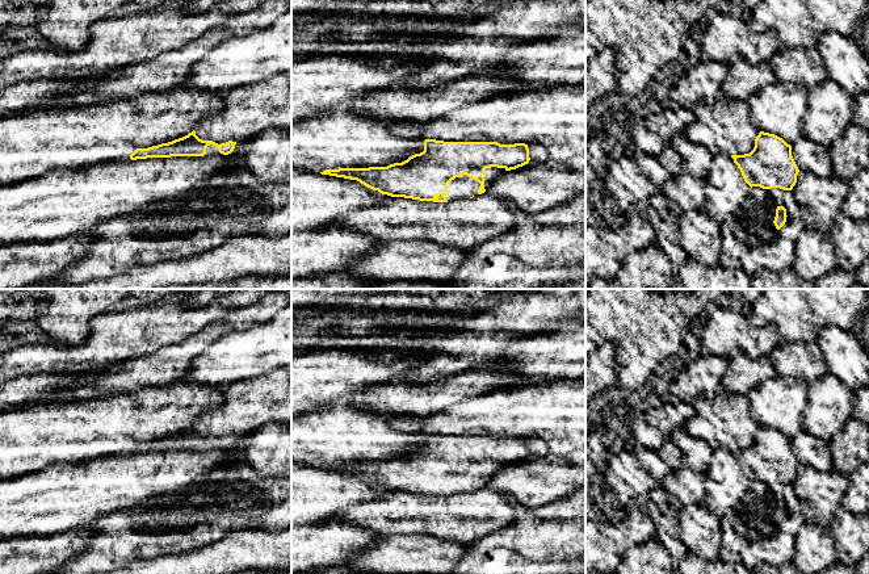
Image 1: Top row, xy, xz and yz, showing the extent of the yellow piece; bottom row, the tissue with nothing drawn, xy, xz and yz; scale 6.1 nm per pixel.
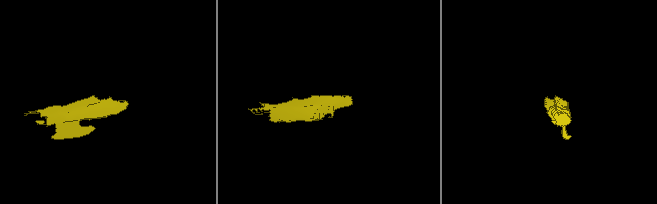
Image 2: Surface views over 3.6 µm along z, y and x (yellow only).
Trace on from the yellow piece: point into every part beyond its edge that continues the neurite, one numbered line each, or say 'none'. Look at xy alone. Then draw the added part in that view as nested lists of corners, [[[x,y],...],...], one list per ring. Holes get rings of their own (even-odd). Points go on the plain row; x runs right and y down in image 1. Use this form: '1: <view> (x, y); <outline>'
1: xy (247, 405); [[[291,368],[224,386],[222,405],[200,415],[194,426],[200,433],[221,439],[228,435],[243,436],[270,422],[291,423]]]

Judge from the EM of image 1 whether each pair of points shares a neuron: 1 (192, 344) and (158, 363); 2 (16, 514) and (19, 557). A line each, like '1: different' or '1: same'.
1: same
2: different

